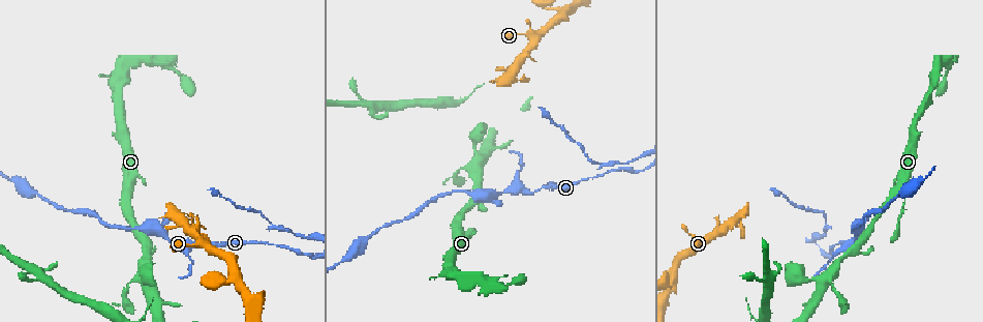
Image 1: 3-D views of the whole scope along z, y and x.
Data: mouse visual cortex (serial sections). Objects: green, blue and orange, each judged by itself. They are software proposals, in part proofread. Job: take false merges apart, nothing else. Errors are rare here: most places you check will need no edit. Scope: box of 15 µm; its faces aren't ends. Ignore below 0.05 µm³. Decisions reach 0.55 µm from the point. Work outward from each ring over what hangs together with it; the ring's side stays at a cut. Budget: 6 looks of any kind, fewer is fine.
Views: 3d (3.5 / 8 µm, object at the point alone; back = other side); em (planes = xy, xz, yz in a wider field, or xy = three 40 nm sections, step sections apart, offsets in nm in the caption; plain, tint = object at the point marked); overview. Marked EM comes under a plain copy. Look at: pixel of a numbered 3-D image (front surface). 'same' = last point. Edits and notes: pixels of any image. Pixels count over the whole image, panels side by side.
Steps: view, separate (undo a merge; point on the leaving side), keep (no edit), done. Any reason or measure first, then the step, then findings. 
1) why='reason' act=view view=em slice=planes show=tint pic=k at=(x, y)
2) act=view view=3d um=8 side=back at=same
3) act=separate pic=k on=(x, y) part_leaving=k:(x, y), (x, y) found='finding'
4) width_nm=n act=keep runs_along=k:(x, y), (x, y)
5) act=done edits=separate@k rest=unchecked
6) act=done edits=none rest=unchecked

why='calibre changes' act=view view=3d um=3.5 pic=1 at=(535, 192)

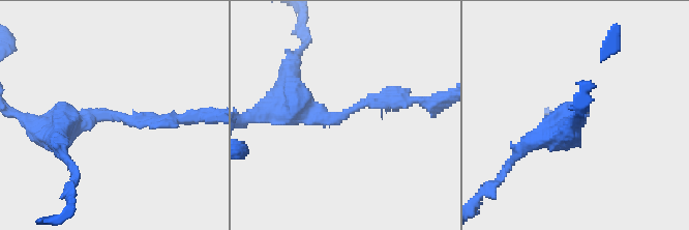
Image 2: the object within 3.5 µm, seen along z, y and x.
act=keep runs_along=2:(179, 117), (93, 114), (52, 131) found='all the same cell'

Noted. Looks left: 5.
why='sudden change in width' act=view view=3d um=3.5 pic=1 at=(164, 234)

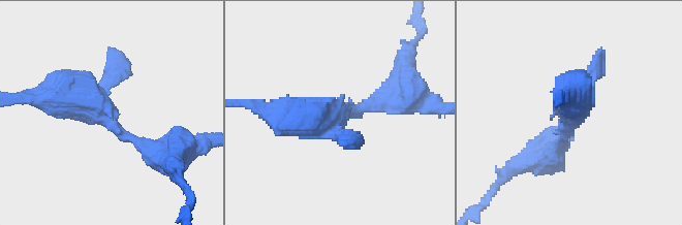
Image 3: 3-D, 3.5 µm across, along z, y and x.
act=view view=em slice=xy step=3 show=tint pic=3 at=(101, 112)

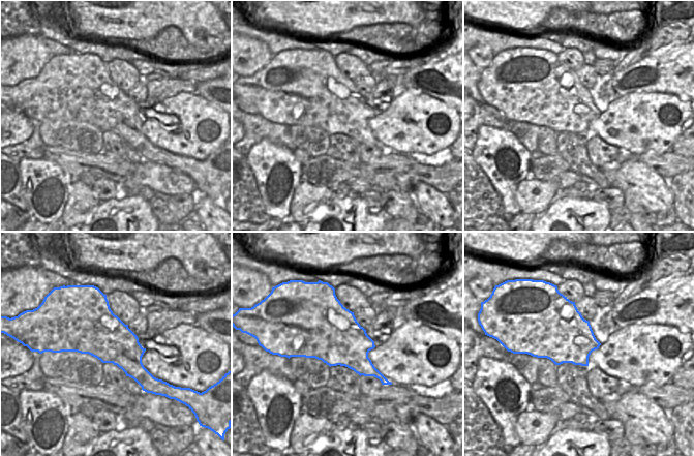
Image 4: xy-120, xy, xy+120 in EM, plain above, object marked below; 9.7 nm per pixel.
act=keep runs_along=3:(143, 146), (86, 97), (22, 97) found='all the same cell'

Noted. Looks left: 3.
why='branch point' act=view view=3d um=3.5 side=back pic=1 at=(201, 245)

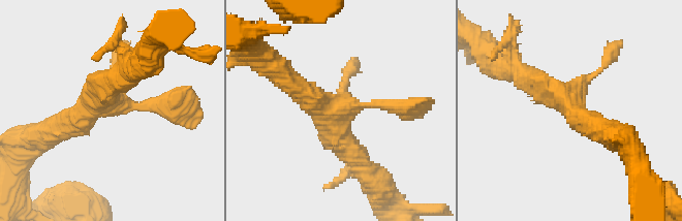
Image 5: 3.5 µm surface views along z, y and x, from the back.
act=view view=em slice=xy step=5 show=tint pic=5 at=(572, 97)

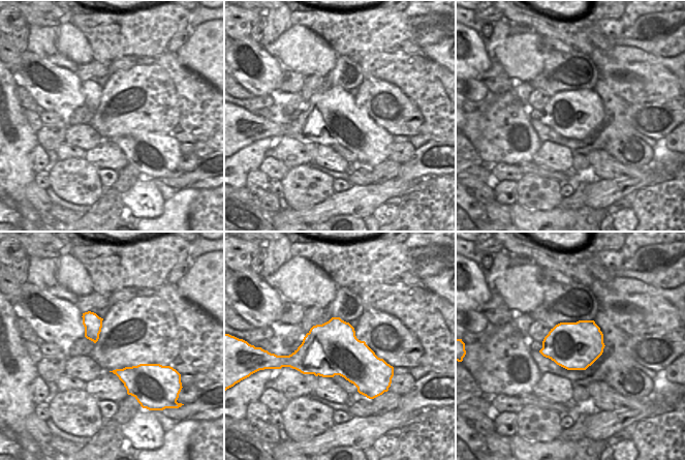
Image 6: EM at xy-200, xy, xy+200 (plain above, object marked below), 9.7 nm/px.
act=keep runs_along=5:(402, 108), (326, 108), (284, 77) found='all the same cell'

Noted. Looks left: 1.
act=done edits=none rest=unchecked

